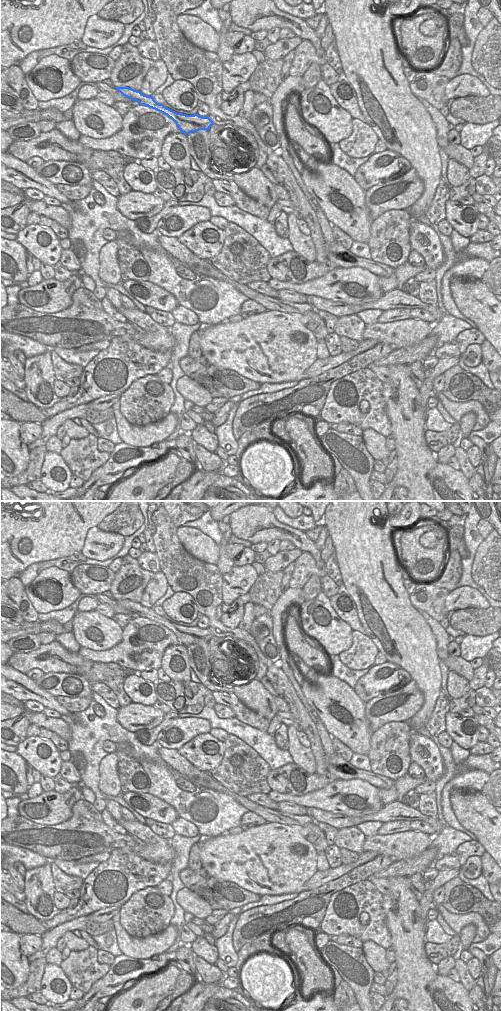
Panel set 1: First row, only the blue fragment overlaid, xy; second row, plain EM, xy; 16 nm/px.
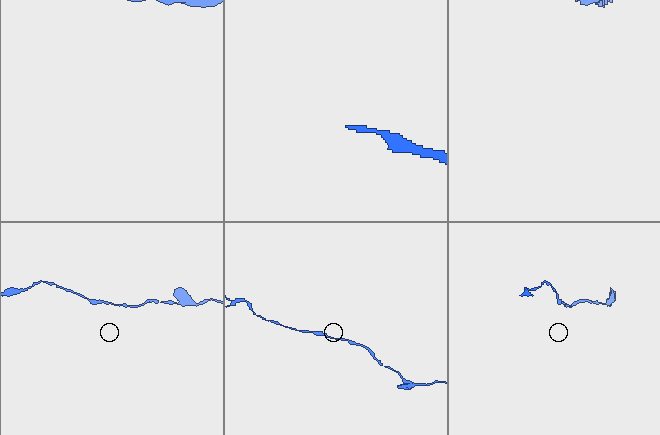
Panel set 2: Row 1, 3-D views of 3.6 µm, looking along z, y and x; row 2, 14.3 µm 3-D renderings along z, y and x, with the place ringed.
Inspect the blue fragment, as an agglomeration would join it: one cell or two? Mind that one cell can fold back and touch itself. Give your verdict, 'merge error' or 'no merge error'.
no merge error

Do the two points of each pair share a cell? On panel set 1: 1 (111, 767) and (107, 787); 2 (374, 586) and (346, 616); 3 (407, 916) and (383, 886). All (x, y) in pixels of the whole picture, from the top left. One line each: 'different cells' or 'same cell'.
1: same cell
2: different cells
3: different cells

